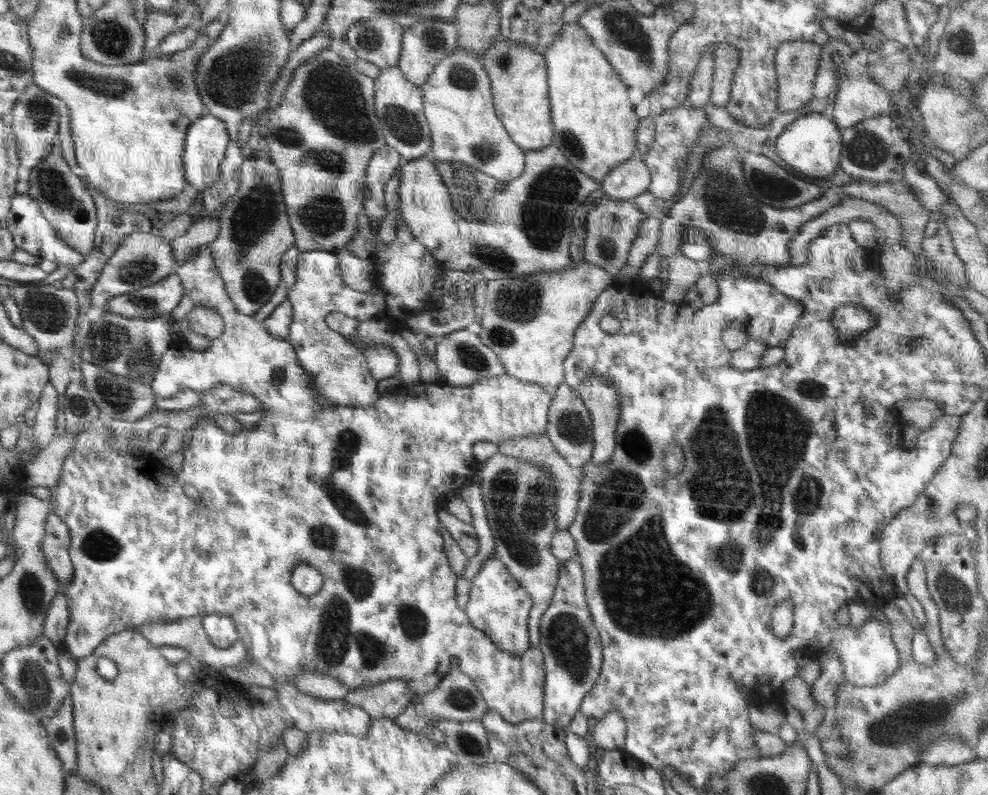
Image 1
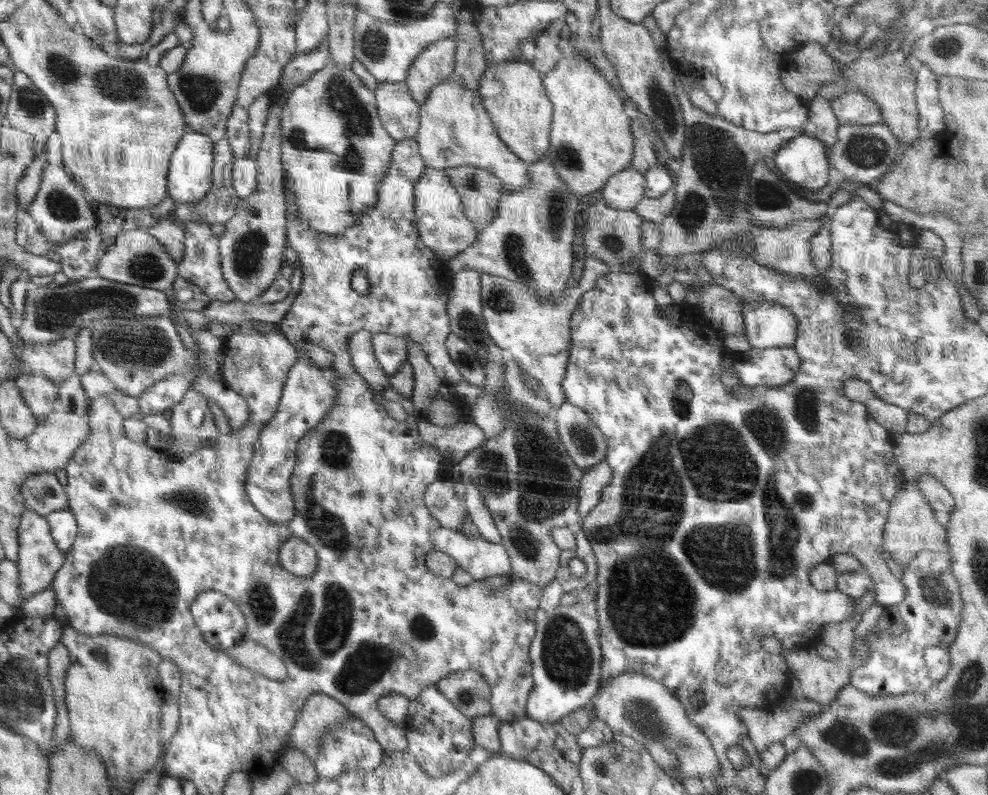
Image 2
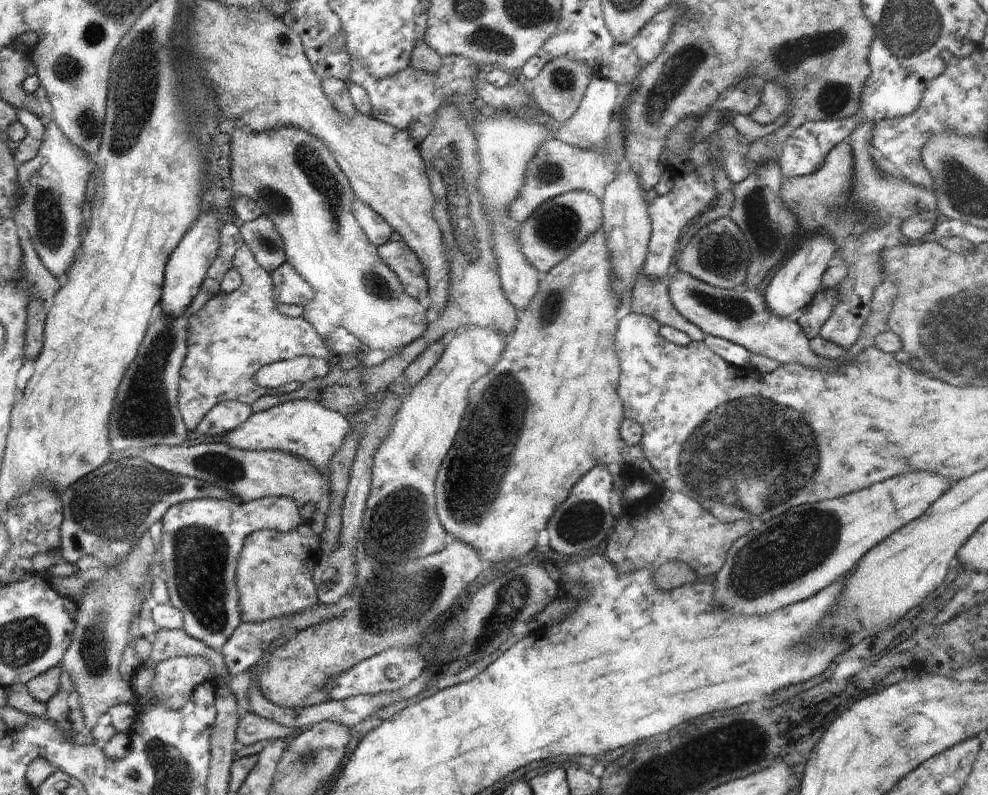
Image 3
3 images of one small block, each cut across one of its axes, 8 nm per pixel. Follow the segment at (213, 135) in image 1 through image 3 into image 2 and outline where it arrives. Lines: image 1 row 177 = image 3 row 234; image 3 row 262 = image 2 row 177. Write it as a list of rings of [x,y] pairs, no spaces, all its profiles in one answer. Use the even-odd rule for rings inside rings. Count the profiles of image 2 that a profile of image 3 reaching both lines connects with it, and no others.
[[[189,130],[184,132],[169,160],[167,174],[167,196],[173,198],[176,204],[198,204],[211,187],[211,170],[213,169],[213,144],[207,134]]]

